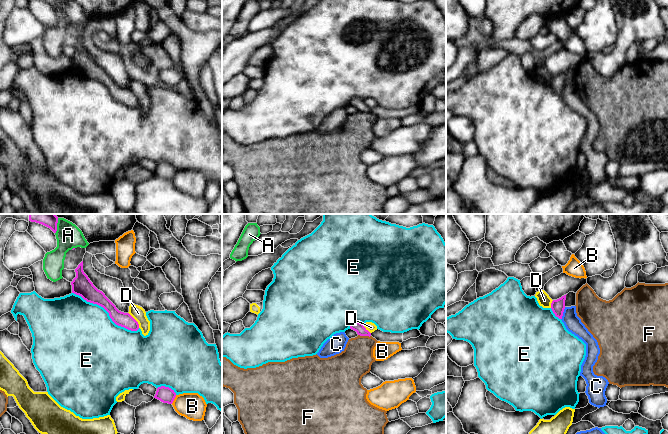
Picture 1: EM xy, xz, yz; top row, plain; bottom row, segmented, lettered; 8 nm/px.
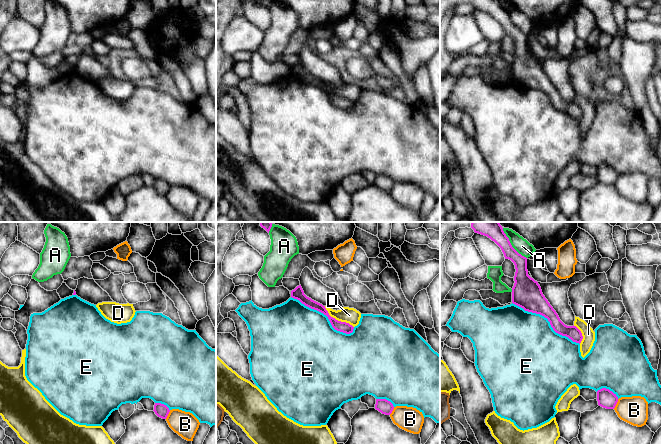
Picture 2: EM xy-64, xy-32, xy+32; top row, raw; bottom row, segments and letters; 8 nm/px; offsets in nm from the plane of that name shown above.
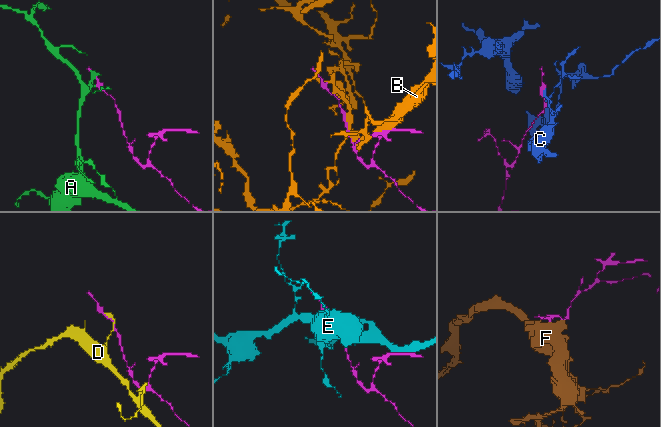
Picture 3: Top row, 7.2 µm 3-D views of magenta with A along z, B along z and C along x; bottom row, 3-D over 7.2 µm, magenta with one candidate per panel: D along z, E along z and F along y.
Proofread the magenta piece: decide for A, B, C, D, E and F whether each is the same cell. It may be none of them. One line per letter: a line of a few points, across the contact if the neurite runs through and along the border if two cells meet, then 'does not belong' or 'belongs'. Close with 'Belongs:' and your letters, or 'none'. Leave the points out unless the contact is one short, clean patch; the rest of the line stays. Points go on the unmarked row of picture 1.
A: does not belong
B: does not belong
C: line yz (565, 83), (561, 95); does not belong
D: does not belong
E: does not belong
F: does not belong
Belongs: none

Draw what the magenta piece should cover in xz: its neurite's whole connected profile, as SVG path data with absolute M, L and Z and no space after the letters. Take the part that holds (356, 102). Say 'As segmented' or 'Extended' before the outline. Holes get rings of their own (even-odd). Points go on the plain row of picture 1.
As segmented. M360 98L350 100L350 105L356 107L360 112L371 112L371 109L364 103L364 100Z

